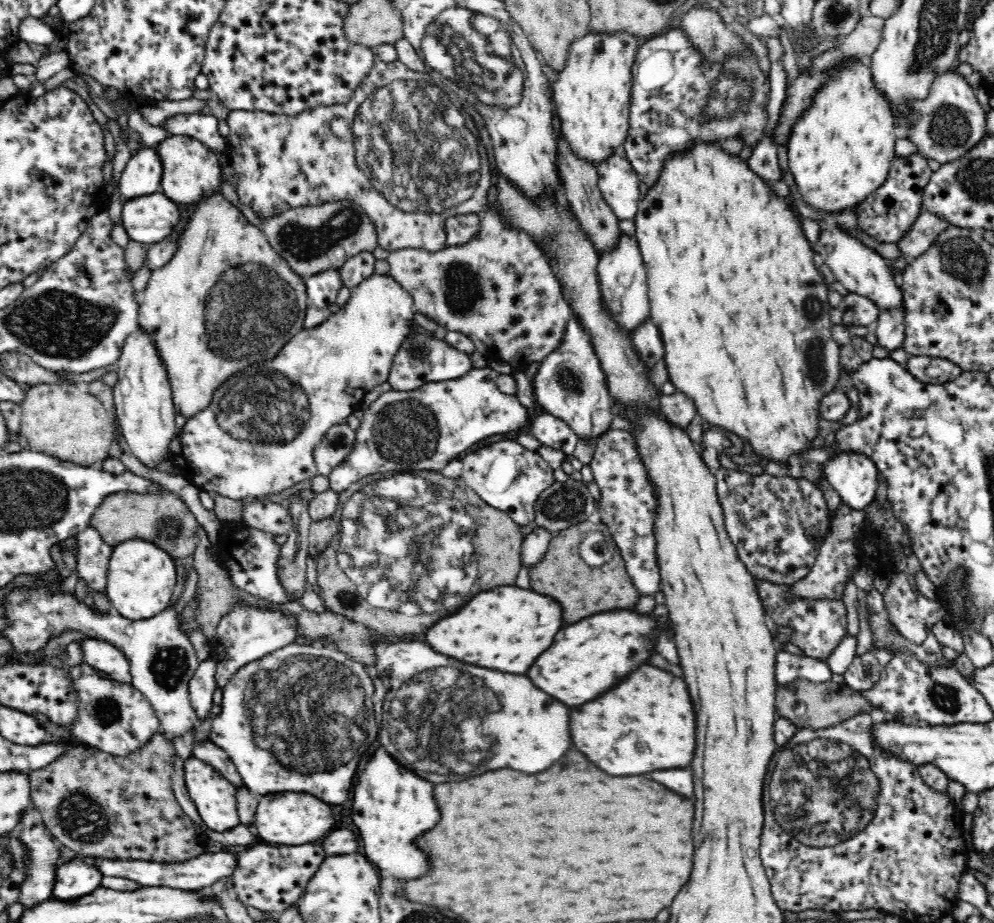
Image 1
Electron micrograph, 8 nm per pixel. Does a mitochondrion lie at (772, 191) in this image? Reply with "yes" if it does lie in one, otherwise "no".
no

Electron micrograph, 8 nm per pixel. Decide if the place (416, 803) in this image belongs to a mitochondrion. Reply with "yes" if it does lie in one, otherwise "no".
no

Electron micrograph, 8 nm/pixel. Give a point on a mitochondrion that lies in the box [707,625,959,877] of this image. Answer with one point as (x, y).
(822, 788)

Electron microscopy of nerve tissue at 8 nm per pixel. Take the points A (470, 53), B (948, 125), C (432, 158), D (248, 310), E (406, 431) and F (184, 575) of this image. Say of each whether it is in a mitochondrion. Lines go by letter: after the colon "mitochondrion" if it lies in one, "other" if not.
A: mitochondrion
B: mitochondrion
C: mitochondrion
D: mitochondrion
E: mitochondrion
F: other

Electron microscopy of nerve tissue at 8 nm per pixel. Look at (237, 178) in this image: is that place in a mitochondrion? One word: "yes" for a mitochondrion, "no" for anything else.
no

